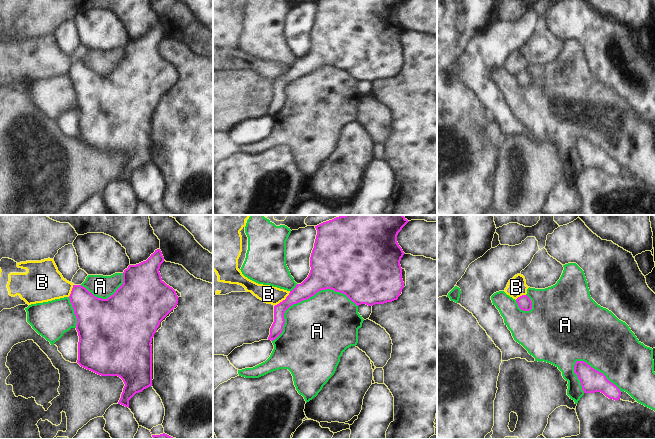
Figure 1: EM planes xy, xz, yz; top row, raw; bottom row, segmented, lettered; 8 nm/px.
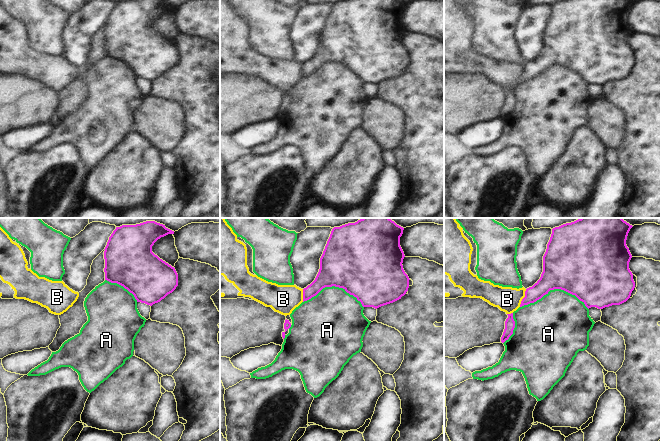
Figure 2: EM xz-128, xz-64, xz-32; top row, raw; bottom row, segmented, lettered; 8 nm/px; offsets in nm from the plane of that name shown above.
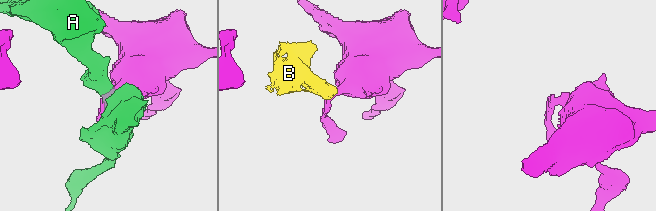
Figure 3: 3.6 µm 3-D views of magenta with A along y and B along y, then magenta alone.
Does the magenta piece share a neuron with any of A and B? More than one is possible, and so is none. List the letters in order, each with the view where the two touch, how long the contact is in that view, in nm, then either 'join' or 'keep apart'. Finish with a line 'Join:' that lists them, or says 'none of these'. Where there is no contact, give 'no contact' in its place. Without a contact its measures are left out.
A: xz | 750 nm | keep apart
B: xz | 180 nm | keep apart
Join: none of these

